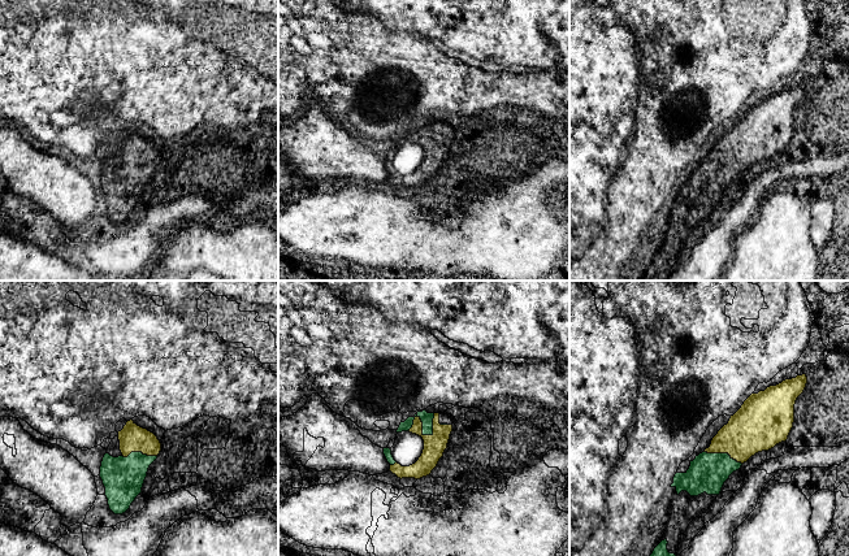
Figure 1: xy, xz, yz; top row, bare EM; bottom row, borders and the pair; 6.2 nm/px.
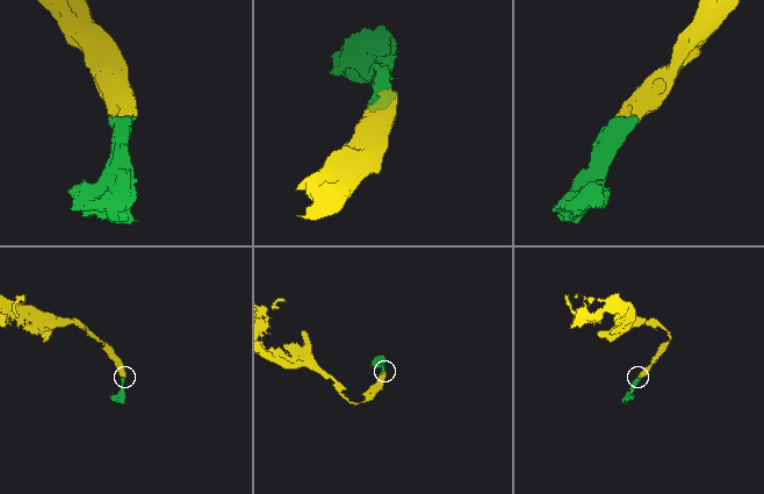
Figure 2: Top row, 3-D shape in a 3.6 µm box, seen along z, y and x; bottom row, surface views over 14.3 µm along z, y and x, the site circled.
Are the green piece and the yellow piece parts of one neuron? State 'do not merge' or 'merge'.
merge

